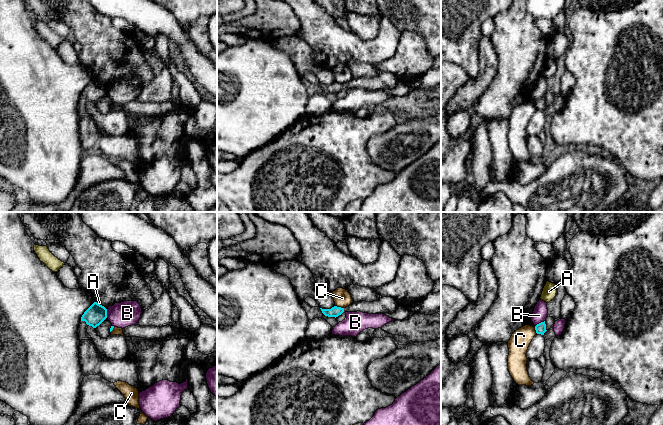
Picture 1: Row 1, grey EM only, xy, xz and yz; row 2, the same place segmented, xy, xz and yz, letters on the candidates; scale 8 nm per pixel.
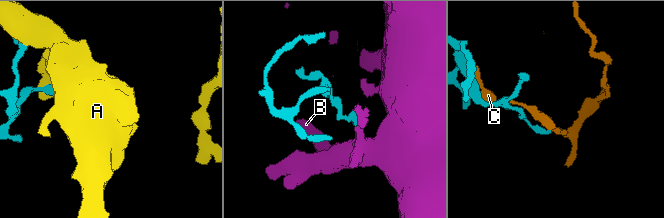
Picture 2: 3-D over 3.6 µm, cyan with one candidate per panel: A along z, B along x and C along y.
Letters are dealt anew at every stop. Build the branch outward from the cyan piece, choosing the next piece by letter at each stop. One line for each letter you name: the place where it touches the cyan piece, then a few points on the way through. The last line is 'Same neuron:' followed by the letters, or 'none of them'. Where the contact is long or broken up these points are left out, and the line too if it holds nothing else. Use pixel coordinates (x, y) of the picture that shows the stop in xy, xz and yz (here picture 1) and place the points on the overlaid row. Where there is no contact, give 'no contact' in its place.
Same neuron: none of them

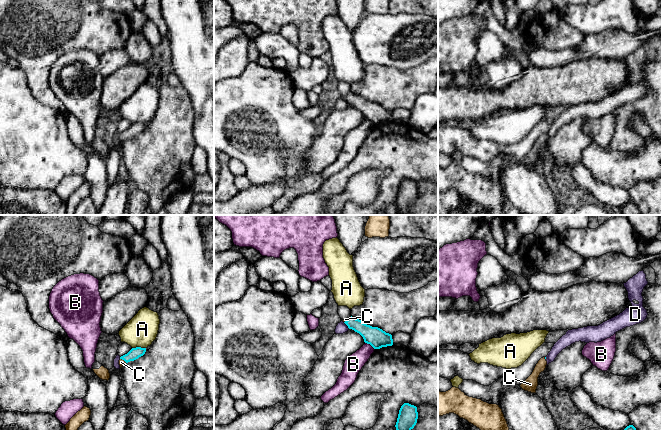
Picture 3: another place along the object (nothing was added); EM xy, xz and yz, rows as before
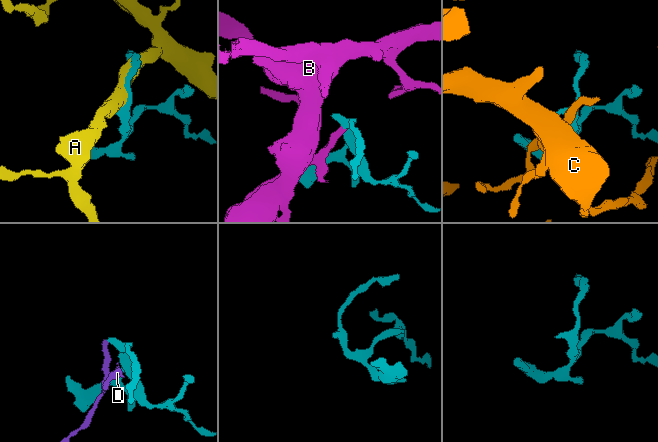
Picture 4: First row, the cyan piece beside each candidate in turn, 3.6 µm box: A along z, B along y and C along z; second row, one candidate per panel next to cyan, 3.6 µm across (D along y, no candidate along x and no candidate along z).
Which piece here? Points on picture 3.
C: meets cyan in xy at (123, 359); runs through xy (134, 353), (123, 359), (121, 362)
Same neuron: C

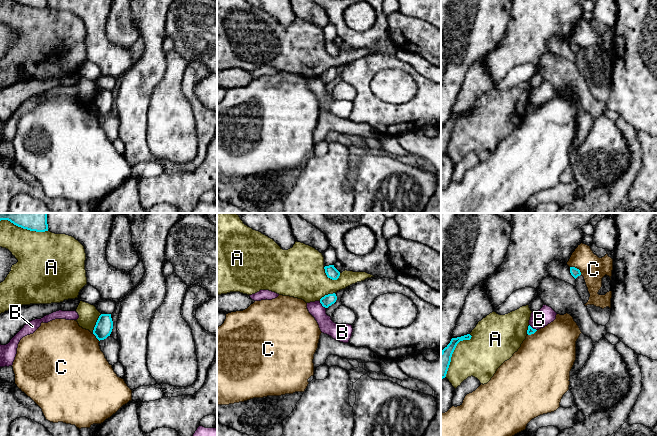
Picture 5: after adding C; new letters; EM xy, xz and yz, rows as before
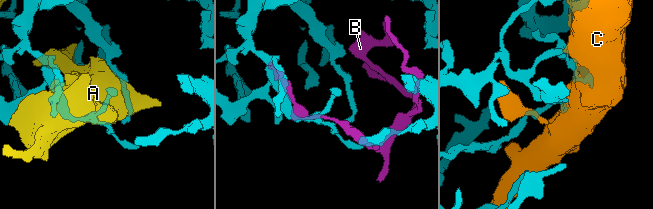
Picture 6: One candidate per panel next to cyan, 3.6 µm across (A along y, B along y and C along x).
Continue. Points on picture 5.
Same neuron: none of them

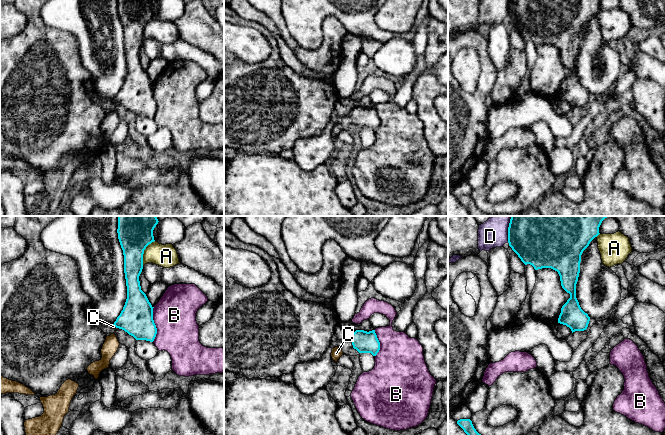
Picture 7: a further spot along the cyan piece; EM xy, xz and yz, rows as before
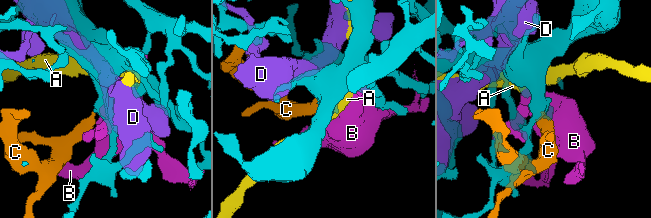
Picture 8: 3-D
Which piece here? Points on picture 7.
C: meets cyan in xy at (115, 326); runs through xy (136, 318), (123, 321), (115, 326), (113, 326)
Same neuron: C

